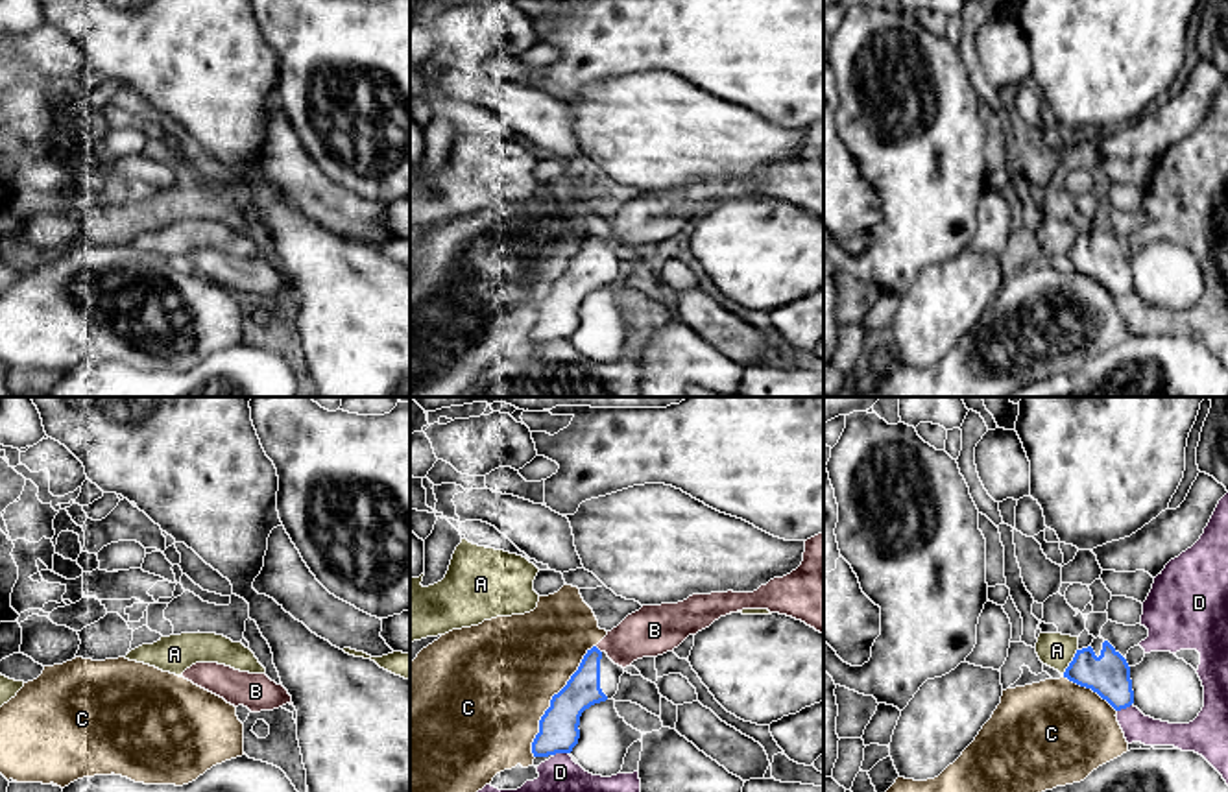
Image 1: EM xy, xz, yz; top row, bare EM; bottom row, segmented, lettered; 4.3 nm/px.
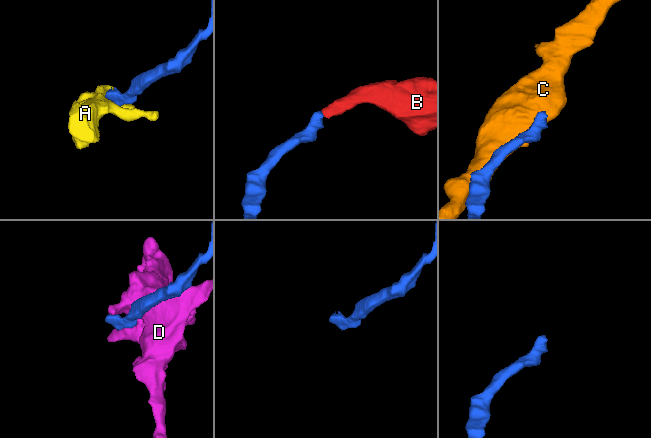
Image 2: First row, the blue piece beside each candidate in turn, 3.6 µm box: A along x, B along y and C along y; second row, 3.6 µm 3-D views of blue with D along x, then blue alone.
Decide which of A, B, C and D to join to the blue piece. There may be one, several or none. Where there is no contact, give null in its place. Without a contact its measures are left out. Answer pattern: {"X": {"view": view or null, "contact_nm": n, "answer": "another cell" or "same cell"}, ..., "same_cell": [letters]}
{"A": {"view": "yz", "contact_nm": 140, "answer": "another cell"}, "B": {"view": "xz", "contact_nm": 40, "answer": "same cell"}, "C": {"view": "xz", "contact_nm": 550, "answer": "another cell"}, "D": {"view": "xz", "contact_nm": 70, "answer": "another cell"}, "same_cell": ["B"]}

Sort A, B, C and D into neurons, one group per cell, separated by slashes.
A / B / C / D

